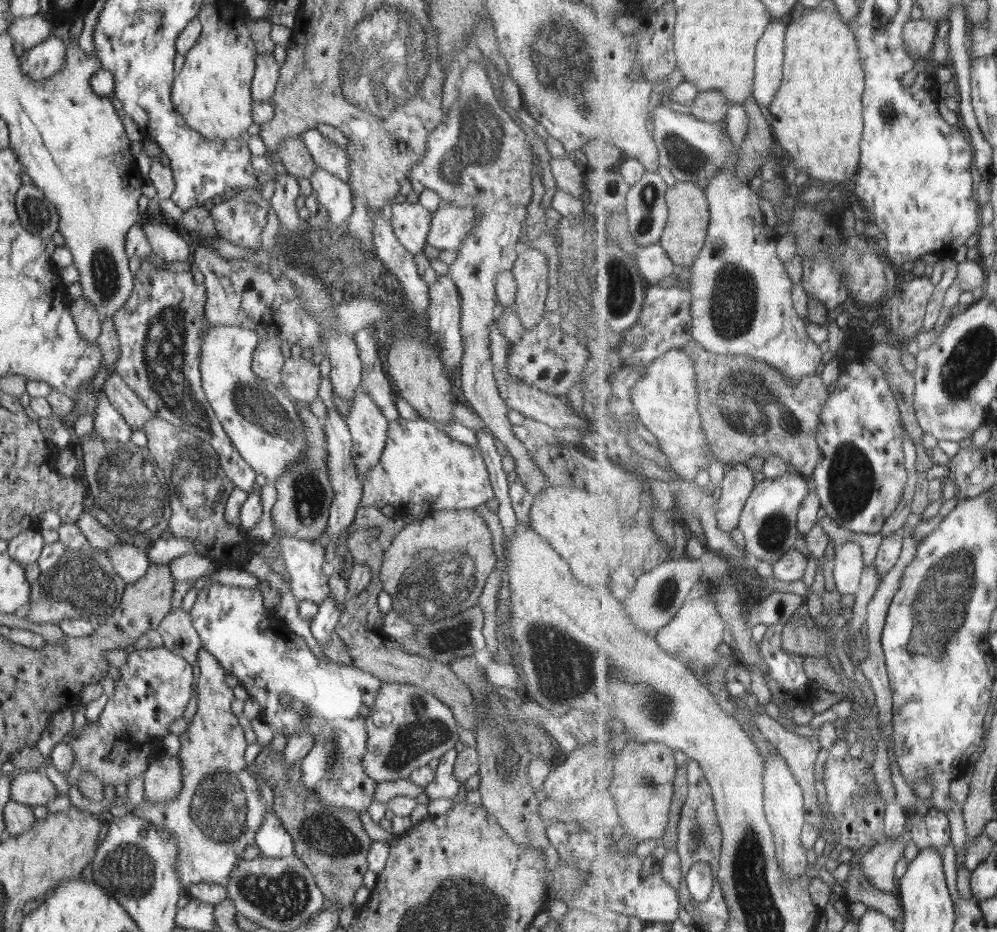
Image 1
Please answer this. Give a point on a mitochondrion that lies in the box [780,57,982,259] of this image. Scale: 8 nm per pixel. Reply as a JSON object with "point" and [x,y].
{"point":[887,113]}

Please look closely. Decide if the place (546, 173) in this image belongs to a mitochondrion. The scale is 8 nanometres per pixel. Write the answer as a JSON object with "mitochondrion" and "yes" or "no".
{"mitochondrion":"no"}

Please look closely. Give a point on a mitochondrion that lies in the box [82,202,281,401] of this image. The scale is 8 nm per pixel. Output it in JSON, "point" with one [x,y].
{"point":[105,275]}

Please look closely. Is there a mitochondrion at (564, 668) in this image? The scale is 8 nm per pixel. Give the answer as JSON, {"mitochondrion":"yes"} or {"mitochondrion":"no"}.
{"mitochondrion":"yes"}

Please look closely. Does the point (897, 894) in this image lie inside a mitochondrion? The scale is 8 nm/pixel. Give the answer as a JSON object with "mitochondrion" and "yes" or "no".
{"mitochondrion":"no"}

